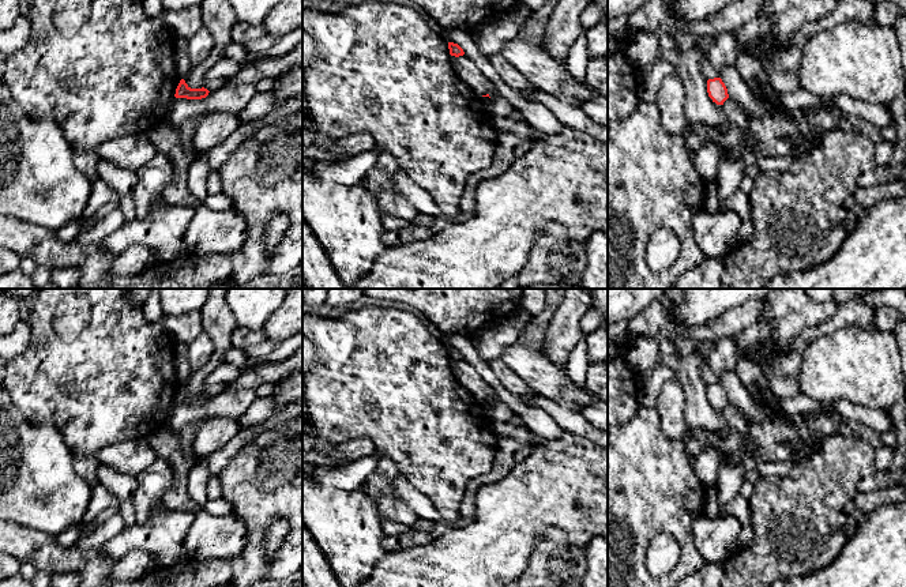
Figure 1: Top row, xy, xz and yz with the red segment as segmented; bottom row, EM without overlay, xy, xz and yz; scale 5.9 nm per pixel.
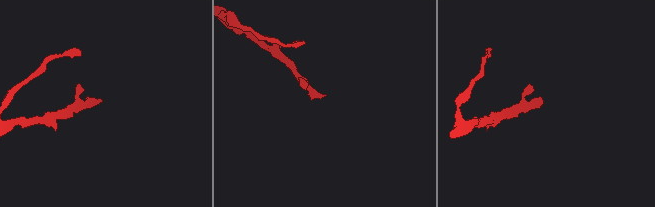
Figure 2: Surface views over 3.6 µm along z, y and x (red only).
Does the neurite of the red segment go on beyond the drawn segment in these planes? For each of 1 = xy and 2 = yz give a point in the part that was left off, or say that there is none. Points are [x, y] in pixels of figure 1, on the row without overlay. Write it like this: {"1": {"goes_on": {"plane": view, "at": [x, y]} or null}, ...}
{"1": {"goes_on": null}, "2": {"goes_on": null}}

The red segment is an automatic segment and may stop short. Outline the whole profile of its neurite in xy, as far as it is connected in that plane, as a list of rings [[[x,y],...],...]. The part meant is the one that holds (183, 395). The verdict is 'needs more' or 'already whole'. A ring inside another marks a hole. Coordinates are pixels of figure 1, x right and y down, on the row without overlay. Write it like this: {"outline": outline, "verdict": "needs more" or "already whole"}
{"outline": [[[184,384],[180,385],[177,394],[176,394],[176,403],[187,403],[187,404],[202,404],[208,400],[208,395],[202,394],[191,394]]], "verdict": "already whole"}

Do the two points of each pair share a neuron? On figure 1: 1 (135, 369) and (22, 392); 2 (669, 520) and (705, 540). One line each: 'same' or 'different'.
1: same
2: different

